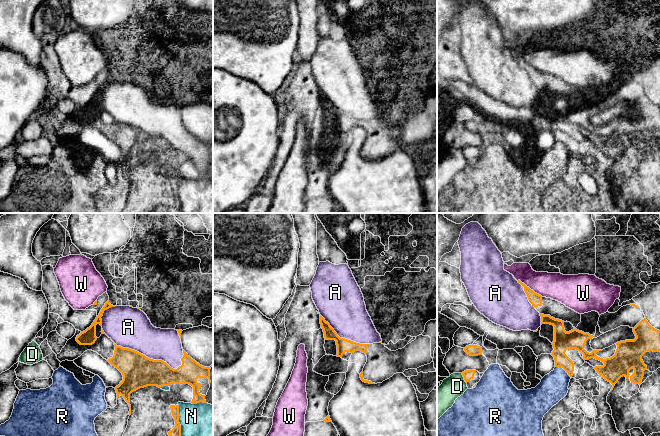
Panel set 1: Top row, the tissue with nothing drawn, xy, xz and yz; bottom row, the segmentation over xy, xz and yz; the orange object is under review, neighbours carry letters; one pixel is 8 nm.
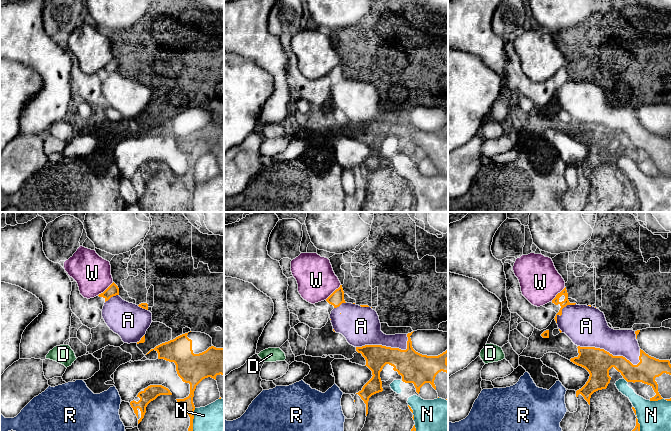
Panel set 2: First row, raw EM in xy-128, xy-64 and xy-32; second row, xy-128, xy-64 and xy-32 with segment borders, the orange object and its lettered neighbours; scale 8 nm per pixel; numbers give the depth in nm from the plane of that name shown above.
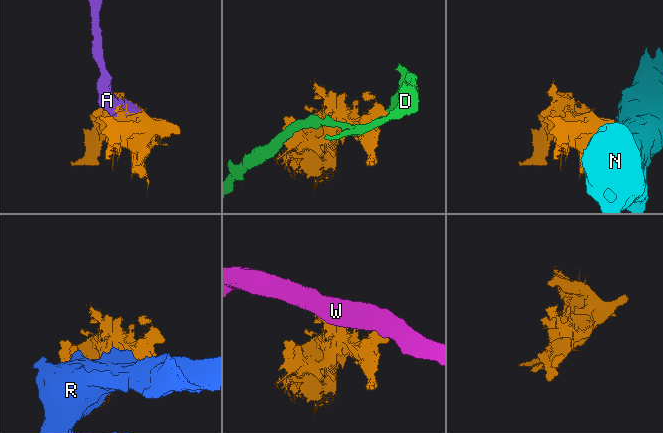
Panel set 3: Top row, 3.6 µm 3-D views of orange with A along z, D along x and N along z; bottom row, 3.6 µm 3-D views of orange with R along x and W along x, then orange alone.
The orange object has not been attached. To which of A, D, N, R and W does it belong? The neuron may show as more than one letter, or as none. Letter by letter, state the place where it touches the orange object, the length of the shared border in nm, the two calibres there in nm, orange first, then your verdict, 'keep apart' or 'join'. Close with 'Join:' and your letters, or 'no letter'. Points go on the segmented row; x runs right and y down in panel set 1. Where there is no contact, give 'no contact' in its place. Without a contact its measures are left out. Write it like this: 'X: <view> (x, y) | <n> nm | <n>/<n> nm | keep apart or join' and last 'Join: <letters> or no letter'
A: xy (147, 357) | 600 nm | 260/300 nm | join
D: yz (464, 378) | 100 nm | 80/200 nm | keep apart
N: xy (178, 420) | 260 nm | 80/280 nm | keep apart
R: yz (563, 368) | 160 nm | 160/220 nm | keep apart
W: yz (529, 288) | 240 nm | 100/220 nm | keep apart
Join: A

